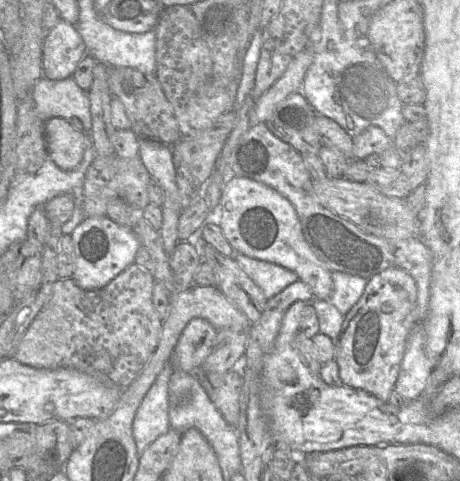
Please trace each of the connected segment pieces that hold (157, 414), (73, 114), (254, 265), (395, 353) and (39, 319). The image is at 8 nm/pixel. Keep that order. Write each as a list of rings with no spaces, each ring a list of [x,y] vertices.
[[[167,364],[144,396],[135,414],[132,430],[139,456],[170,429],[169,380],[173,367]]]
[[[42,76],[31,92],[35,110],[43,122],[52,118],[78,118],[86,134],[92,129],[90,101],[72,77],[51,80]]]
[[[235,253],[234,259],[242,270],[261,288],[267,299],[279,294],[299,279],[294,271],[275,263],[261,261],[241,253]]]
[[[390,267],[368,280],[358,302],[344,316],[339,335],[332,339],[343,385],[364,390],[389,402],[404,358],[407,339],[415,325],[411,312],[417,302],[417,284],[406,270]]]
[[[133,263],[106,286],[96,290],[80,288],[73,278],[58,279],[52,294],[30,324],[12,357],[23,365],[40,369],[72,368],[97,377],[107,384],[125,389],[139,376],[155,352],[163,321],[156,313],[152,297],[153,275]]]

